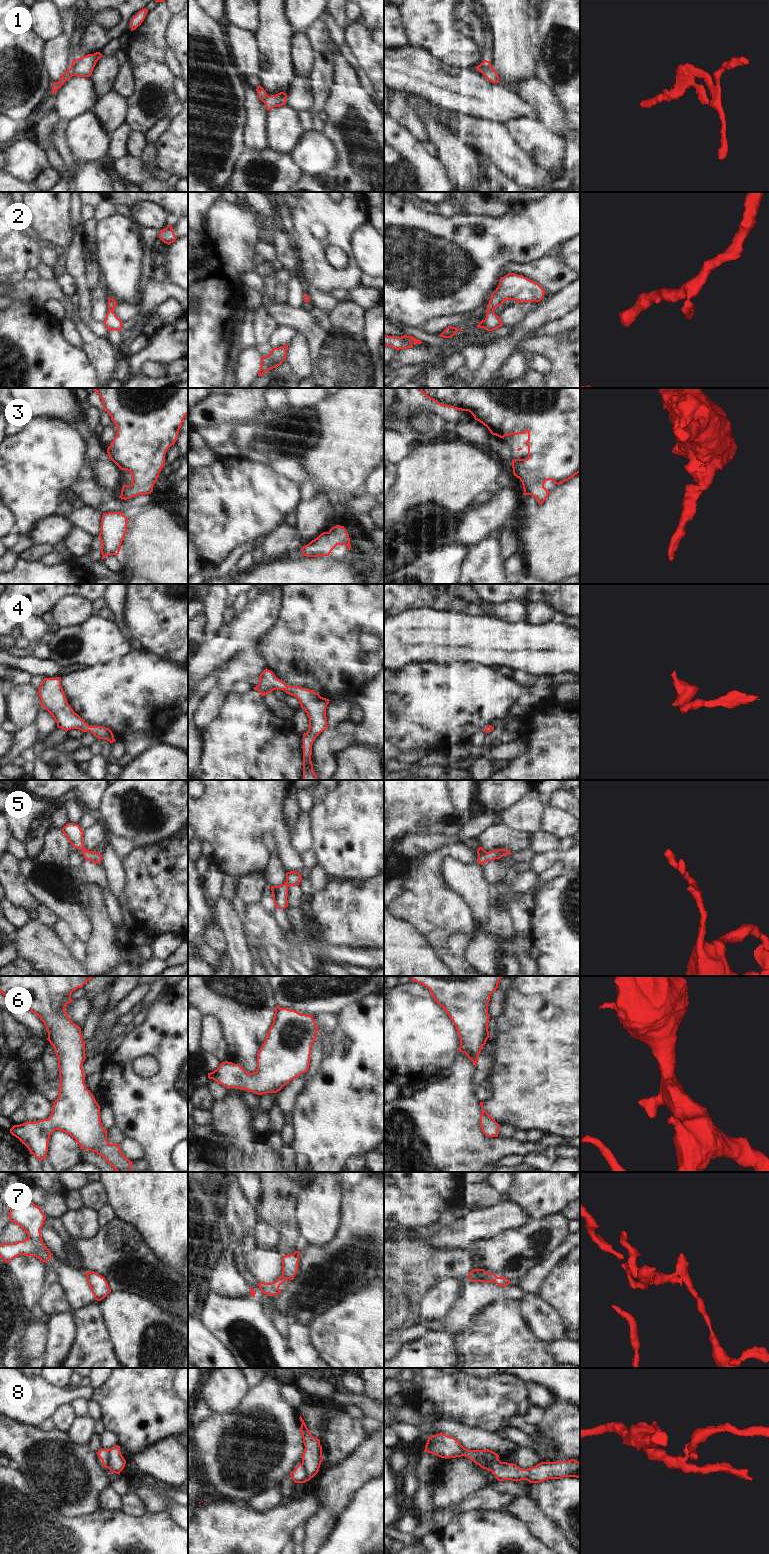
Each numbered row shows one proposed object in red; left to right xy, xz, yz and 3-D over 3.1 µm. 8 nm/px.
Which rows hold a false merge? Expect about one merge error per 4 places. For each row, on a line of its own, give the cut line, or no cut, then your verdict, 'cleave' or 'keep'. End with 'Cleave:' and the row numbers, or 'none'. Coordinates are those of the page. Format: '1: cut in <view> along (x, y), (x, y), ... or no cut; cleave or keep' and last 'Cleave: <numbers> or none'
1: no cut; keep
2: no cut; keep
3: no cut; keep
4: no cut; keep
5: no cut; keep
6: no cut; keep
7: cut in yz along (487, 1273), (492, 1280); cleave
8: cut in yz along (486, 1456), (489, 1459), (497, 1458); cleave
Cleave: 7, 8

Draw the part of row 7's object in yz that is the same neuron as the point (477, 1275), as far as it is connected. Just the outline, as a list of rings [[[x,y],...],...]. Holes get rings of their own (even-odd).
[[[474,1269],[468,1274],[468,1278],[472,1282],[483,1282],[483,1283],[491,1283],[488,1273],[484,1269]]]

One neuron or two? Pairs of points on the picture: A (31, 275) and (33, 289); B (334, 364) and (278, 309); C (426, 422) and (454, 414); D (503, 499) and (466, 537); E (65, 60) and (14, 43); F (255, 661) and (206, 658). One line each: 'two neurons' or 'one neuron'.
A: two neurons
B: one neuron
C: two neurons
D: one neuron
E: two neurons
F: two neurons

